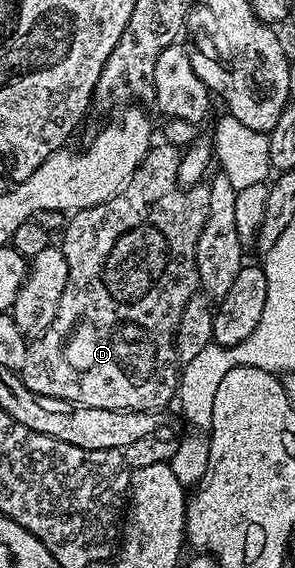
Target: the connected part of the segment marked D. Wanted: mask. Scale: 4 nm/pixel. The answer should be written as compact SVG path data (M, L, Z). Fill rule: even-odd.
M157 143L150 148L143 163L135 171L131 183L119 195L115 195L107 203L99 203L90 209L78 209L68 218L69 226L65 229L65 238L59 241L59 247L67 259L67 287L63 291L63 299L51 327L43 331L41 337L29 341L27 359L19 371L21 382L31 391L39 395L51 395L55 399L67 399L71 403L83 403L83 407L103 407L107 411L135 411L136 413L151 413L161 411L161 408L177 396L179 384L179 360L174 349L176 328L179 327L183 309L198 292L197 279L197 240L203 231L203 223L207 223L207 207L209 206L209 191L204 184L183 187L177 181L182 150L168 143Z

